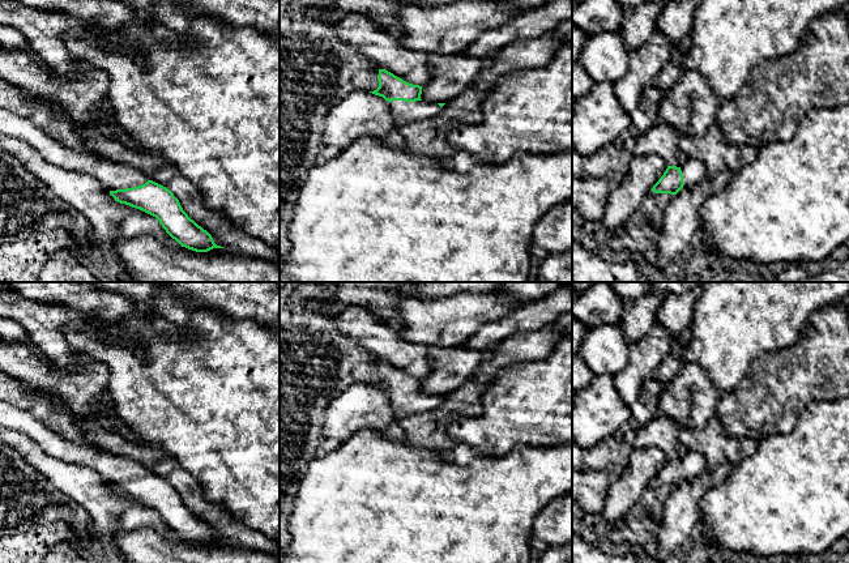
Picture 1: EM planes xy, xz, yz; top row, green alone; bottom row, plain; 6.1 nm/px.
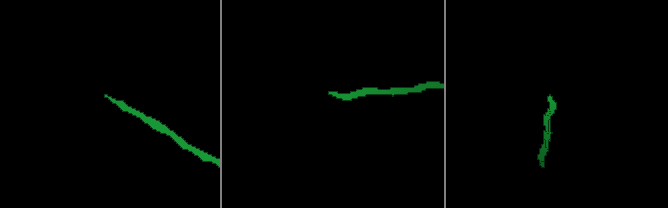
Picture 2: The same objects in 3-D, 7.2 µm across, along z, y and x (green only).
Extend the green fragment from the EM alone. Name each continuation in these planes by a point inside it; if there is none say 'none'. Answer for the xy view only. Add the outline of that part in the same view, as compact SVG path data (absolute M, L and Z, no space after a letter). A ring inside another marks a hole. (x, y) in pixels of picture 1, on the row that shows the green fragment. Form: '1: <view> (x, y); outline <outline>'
1: xy (112, 175); outline M0 107L0 136L26 141L48 163L63 170L88 174L98 179L108 192L138 187L149 180L145 174L131 166L112 162L89 150L68 149L31 120L3 107Z

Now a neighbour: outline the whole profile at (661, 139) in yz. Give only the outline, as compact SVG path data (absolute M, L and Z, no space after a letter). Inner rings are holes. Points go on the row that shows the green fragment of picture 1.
M656 121L647 132L636 135L635 155L660 155L667 166L681 167L688 158L679 148L679 132Z

